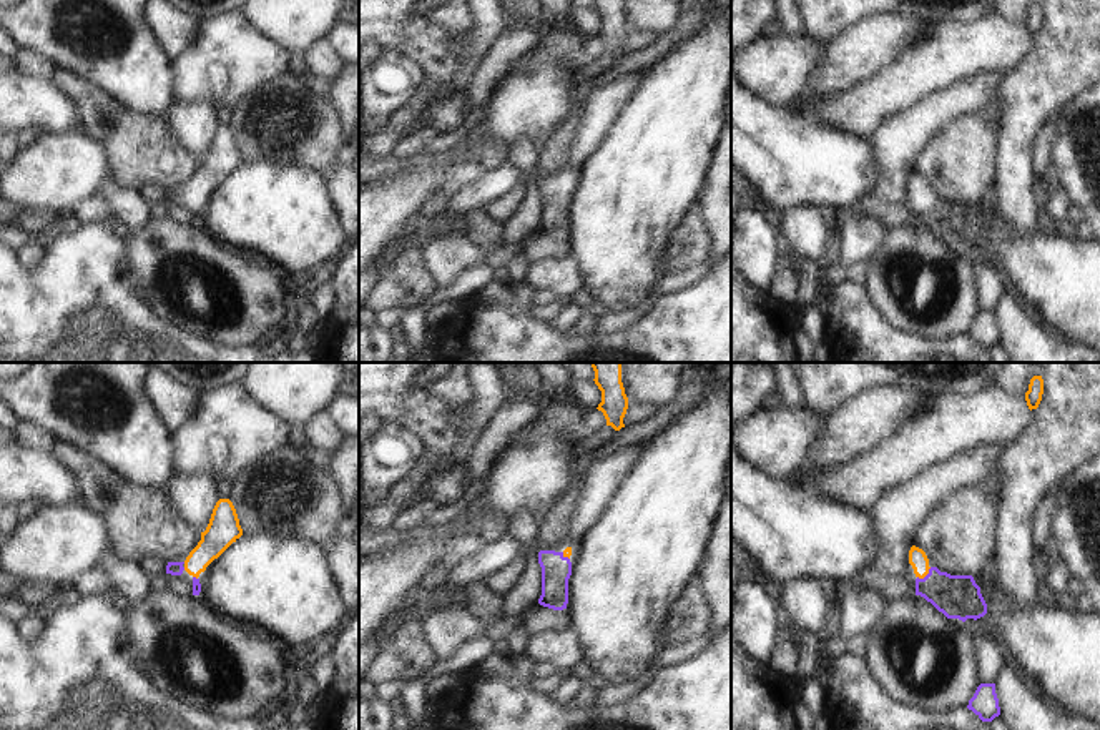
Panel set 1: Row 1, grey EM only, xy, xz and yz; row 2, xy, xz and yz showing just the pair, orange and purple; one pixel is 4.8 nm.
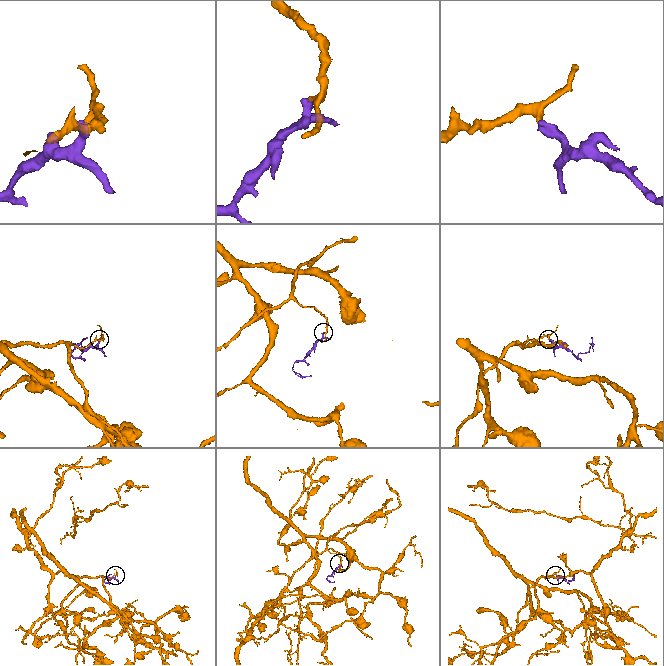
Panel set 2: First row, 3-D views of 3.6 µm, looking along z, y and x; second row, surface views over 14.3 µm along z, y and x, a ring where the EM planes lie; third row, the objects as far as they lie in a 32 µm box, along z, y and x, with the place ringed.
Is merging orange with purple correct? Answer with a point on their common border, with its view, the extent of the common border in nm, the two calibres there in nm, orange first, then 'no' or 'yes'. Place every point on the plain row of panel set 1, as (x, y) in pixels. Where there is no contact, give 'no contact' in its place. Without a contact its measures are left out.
yz (924, 203) | 90 nm | 90/200 nm | yes

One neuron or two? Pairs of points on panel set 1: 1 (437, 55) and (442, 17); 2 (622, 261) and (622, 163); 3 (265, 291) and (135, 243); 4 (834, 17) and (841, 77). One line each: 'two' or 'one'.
1: two
2: one
3: one
4: two

